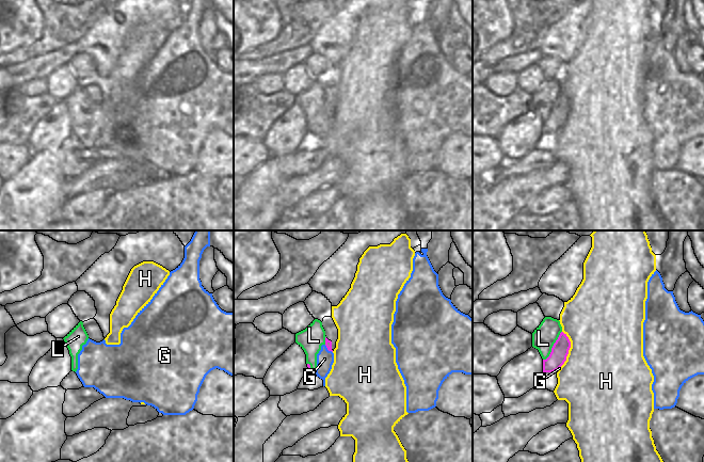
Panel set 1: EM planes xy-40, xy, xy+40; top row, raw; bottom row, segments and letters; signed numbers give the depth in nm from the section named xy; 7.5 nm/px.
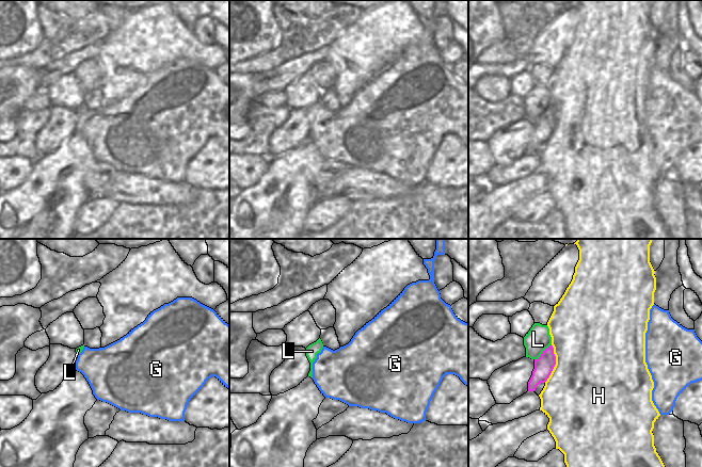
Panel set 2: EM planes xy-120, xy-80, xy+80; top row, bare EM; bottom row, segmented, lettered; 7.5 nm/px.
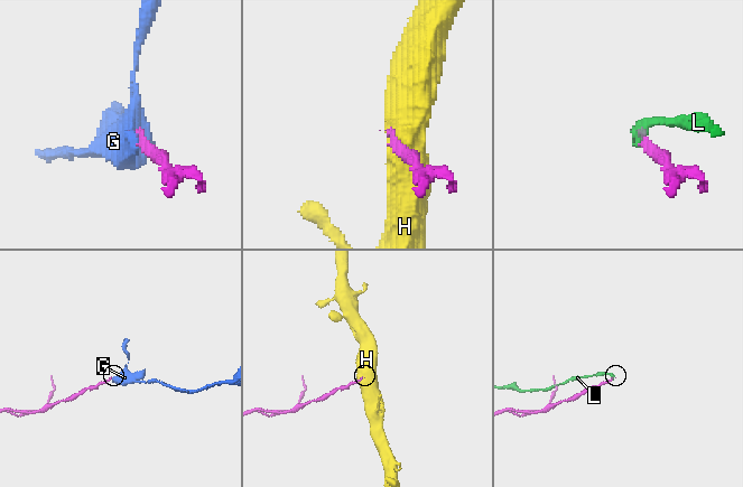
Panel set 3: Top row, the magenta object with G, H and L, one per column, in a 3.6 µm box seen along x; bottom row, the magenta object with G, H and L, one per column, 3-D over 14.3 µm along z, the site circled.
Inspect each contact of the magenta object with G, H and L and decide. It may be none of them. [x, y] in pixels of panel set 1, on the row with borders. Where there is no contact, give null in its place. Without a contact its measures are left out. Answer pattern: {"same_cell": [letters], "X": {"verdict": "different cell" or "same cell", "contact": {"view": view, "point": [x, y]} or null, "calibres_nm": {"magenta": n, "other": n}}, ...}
{"same_cell": [], "G": {"verdict": "different cell", "contact": {"view": "xy", "point": [328, 349]}, "calibres_nm": {"magenta": 50, "other": 130}}, "H": {"verdict": "different cell", "contact": {"view": "xy+40", "point": [569, 349]}, "calibres_nm": {"magenta": 130, "other": 500}}, "L": {"verdict": "different cell", "contact": {"view": "xy+40", "point": [553, 346]}, "calibres_nm": {"magenta": 130, "other": 180}}}

